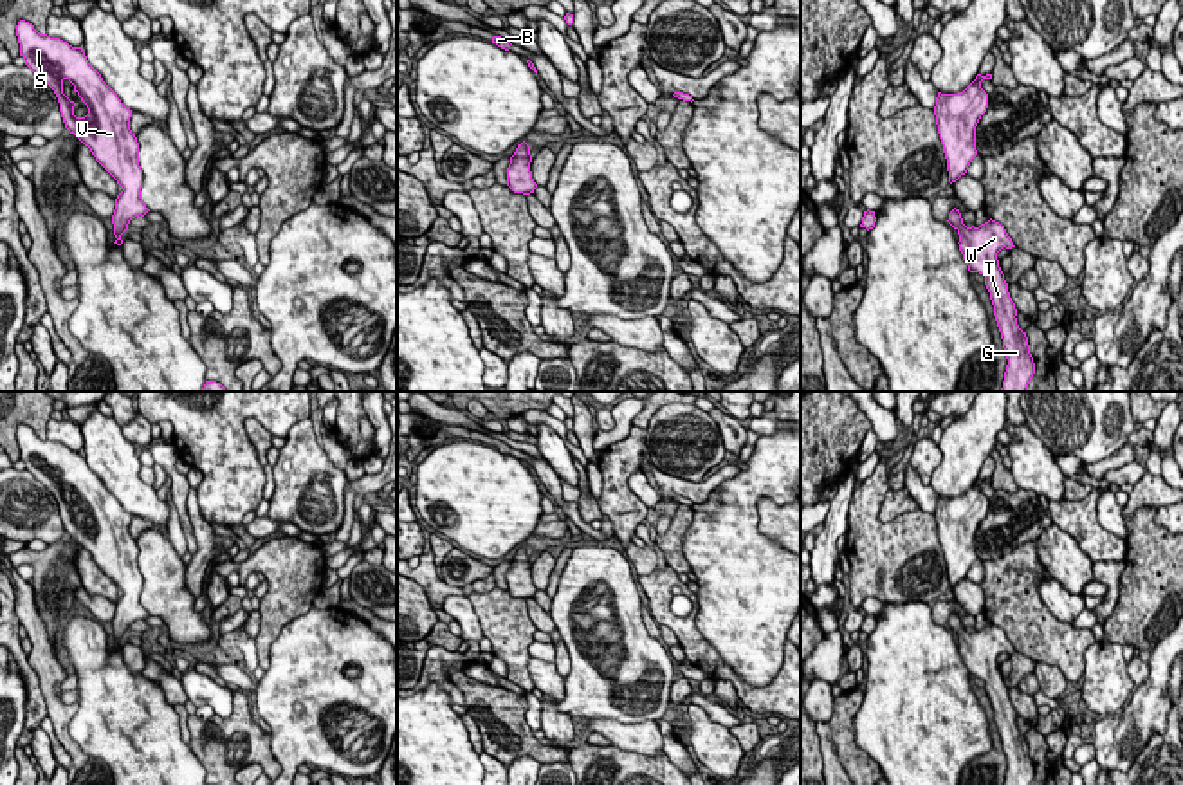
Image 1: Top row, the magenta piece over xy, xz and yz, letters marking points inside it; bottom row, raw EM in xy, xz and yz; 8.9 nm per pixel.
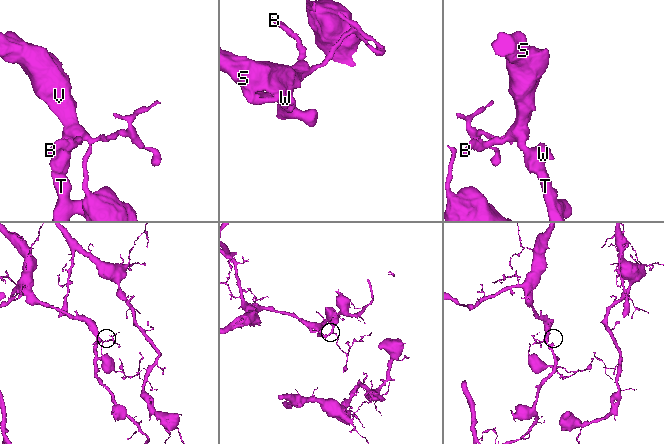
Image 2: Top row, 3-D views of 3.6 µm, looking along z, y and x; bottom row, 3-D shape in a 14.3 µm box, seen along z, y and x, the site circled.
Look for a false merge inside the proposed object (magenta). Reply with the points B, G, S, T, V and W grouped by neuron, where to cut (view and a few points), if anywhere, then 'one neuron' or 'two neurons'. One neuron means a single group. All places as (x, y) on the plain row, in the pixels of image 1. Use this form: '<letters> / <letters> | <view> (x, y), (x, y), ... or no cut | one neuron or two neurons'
B G S T V W | no cut | one neuron

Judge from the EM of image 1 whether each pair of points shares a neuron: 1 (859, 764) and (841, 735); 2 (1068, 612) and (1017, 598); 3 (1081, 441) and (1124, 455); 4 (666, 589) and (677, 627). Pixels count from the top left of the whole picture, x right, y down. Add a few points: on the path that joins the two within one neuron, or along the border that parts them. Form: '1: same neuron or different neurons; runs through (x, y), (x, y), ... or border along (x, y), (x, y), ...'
1: same neuron; runs through (852, 757), (844, 742)
2: different neurons; border along (1045, 574), (1039, 585), (1039, 598), (1070, 627)
3: different neurons; border along (1126, 443), (1109, 455), (1086, 464)
4: same neuron; runs through (664, 598), (664, 614), (668, 618)

